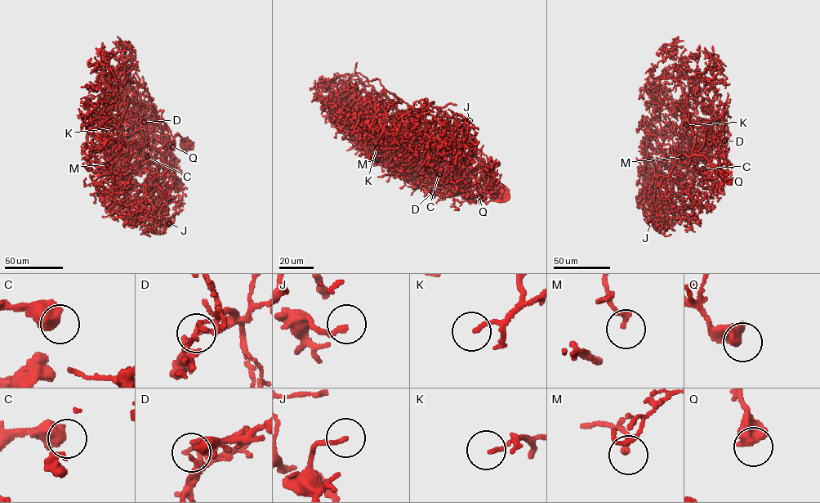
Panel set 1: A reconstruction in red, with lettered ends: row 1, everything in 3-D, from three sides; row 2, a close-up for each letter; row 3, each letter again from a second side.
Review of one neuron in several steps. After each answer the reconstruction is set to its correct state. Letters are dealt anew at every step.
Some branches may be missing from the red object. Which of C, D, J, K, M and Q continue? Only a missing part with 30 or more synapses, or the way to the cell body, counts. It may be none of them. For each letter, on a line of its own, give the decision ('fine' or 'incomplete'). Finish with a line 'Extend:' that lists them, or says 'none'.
C: fine
D: fine
J: fine
K: fine
M: fine
Q: fine
Extend: none

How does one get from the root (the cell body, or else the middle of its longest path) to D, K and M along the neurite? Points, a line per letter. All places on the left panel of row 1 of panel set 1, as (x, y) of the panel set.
D: (184, 143), (177, 133), (172, 147), (161, 111), (155, 114), (152, 105), (159, 119), (144, 122)
K: (184, 143), (188, 142), (178, 133), (171, 135), (150, 105), (139, 105), (138, 129), (122, 123), (112, 128)
M: (184, 143), (177, 133), (159, 150), (147, 142), (140, 152), (136, 147), (126, 159), (113, 155), (107, 164)

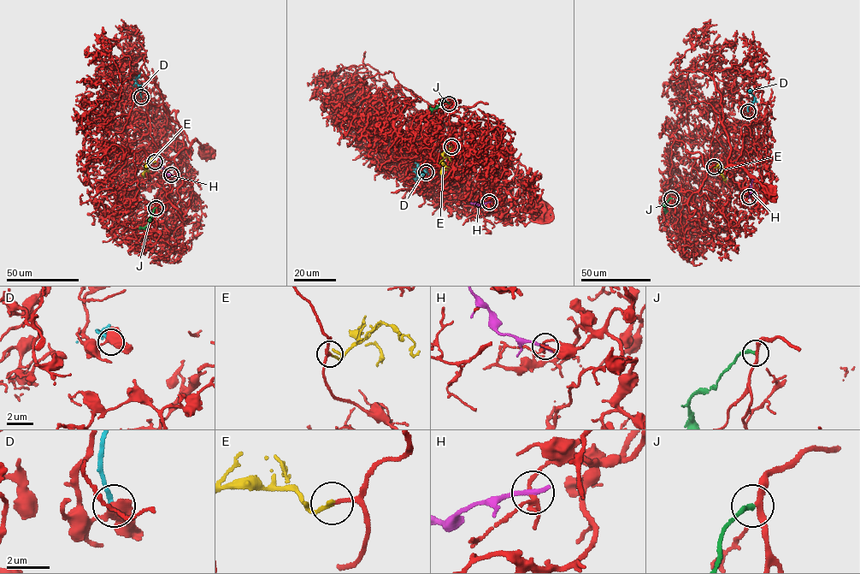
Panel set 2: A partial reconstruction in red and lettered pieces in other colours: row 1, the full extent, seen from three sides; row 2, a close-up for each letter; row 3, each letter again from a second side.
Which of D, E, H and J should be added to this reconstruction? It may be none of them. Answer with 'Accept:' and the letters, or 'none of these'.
Accept: E

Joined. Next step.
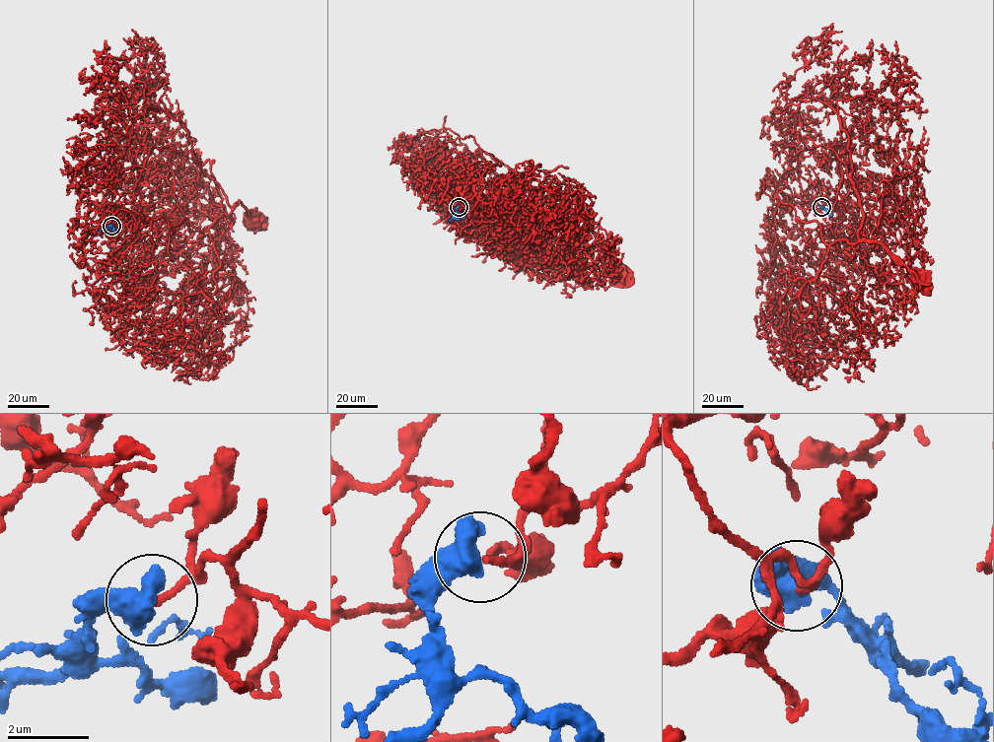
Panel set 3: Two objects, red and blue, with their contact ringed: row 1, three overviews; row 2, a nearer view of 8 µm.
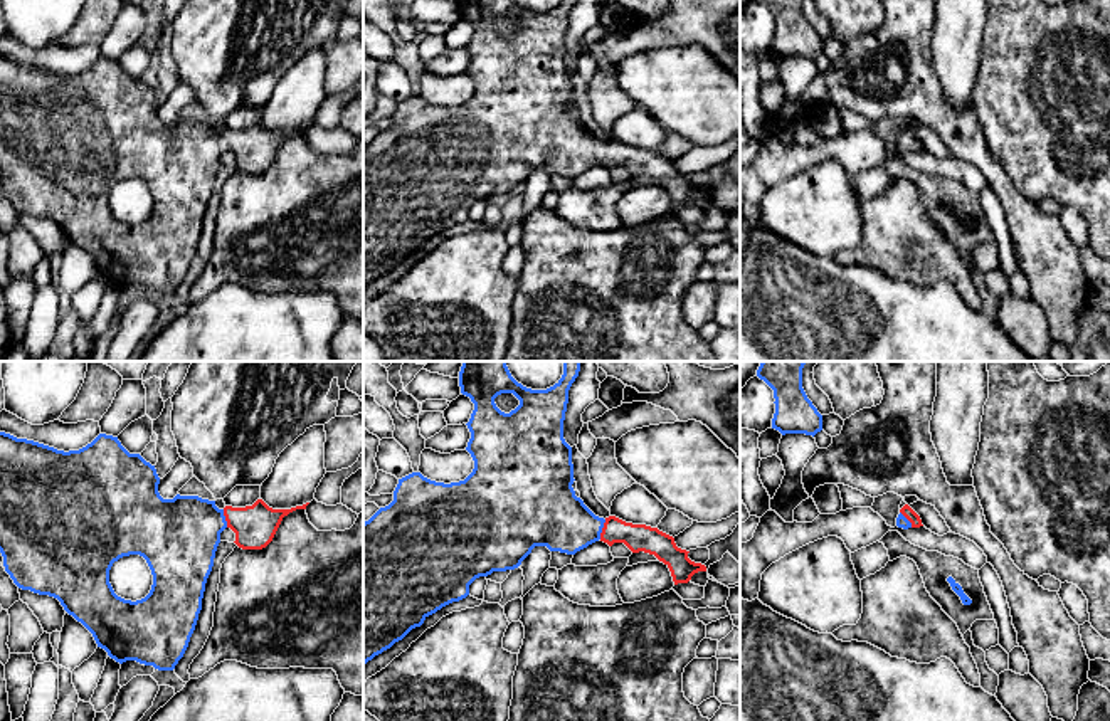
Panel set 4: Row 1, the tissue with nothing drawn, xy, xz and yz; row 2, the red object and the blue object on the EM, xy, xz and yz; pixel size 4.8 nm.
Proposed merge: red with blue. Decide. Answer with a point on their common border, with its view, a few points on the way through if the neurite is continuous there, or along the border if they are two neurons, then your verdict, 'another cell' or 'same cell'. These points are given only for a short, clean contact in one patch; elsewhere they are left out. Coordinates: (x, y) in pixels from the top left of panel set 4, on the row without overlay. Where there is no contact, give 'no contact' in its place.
xz (602, 153) | across xz (638, 162), (616, 153), (602, 153), (569, 150), (552, 140) | same cell

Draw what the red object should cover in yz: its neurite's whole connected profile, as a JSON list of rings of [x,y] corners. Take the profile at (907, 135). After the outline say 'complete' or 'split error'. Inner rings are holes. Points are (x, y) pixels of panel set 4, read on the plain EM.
[[[905,128],[900,133],[900,138],[896,141],[896,150],[903,151],[903,153],[908,153],[908,151],[920,151],[923,148],[922,148],[920,139],[908,128]]] | split error

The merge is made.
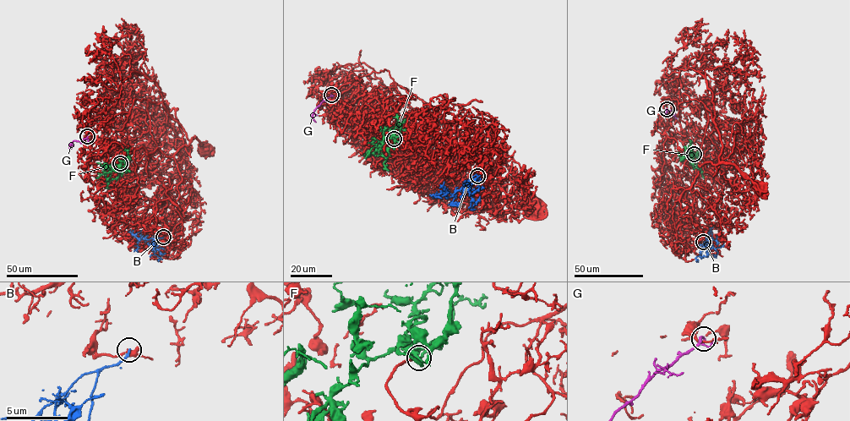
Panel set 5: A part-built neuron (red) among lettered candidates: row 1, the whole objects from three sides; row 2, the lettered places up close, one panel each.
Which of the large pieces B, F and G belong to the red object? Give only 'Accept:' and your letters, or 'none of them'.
Accept: F

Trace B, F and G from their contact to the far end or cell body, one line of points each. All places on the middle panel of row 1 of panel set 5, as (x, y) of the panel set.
B: (477, 176), (453, 194), (446, 191), (435, 194), (440, 194), (447, 188)
F: (394, 139), (394, 133), (395, 140), (384, 163), (389, 170)
G: (331, 95), (314, 111), (313, 117), (316, 122)

